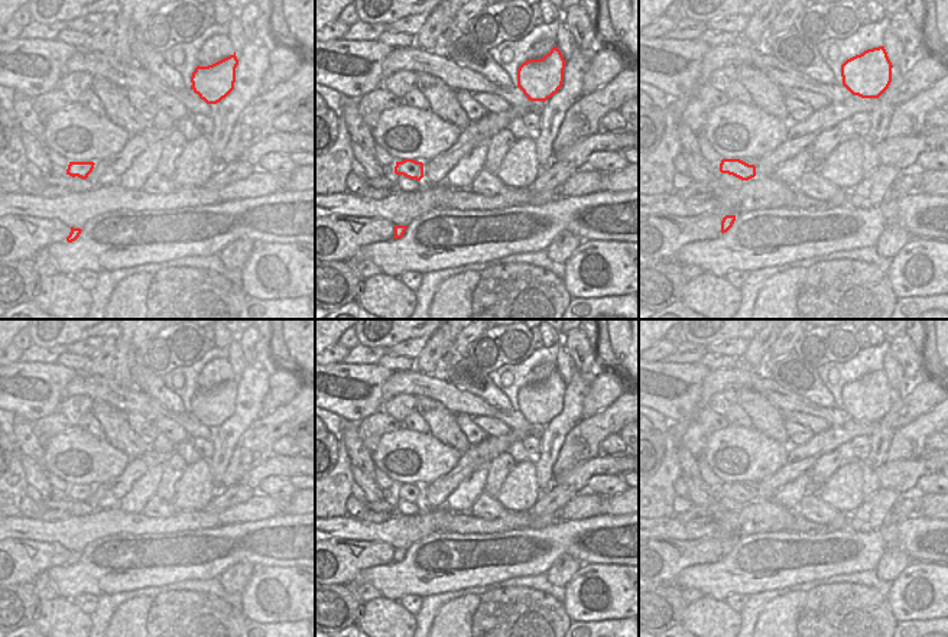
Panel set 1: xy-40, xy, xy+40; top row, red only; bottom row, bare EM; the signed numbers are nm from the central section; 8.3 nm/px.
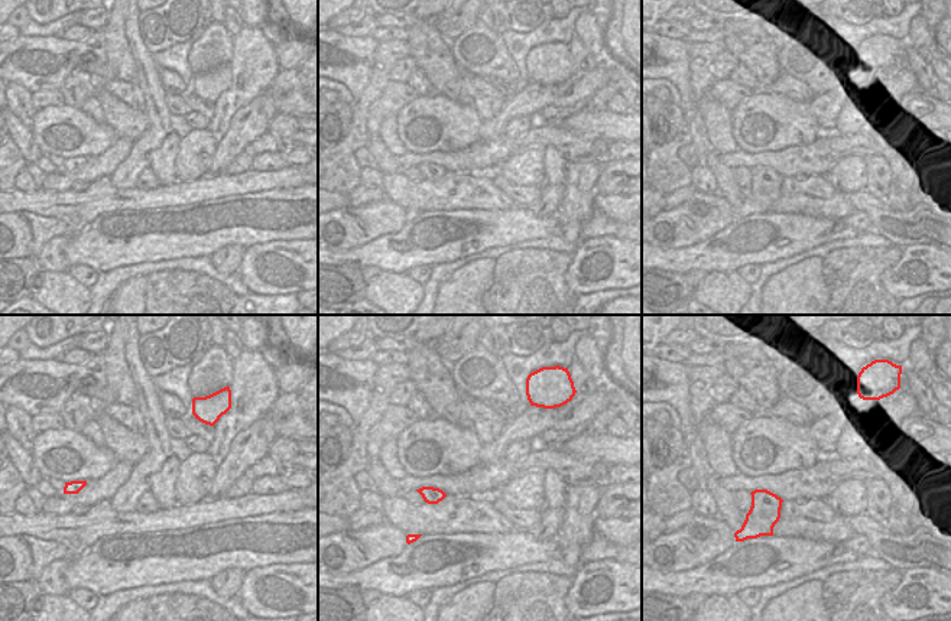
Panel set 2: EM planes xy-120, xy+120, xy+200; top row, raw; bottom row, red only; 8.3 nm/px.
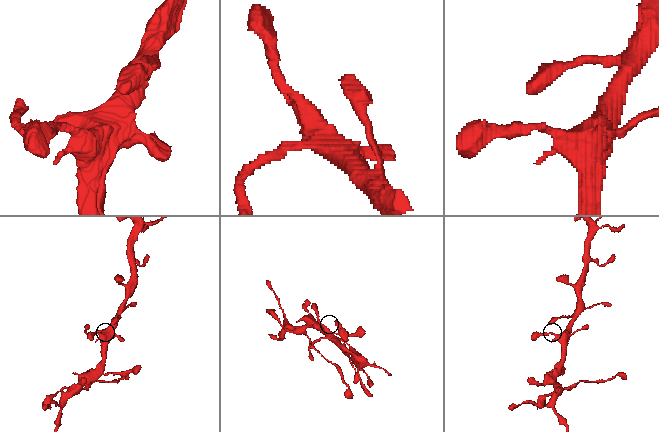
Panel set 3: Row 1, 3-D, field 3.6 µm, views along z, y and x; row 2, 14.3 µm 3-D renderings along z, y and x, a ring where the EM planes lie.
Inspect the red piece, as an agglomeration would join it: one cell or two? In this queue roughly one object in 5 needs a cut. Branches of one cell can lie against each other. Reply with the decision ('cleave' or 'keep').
keep

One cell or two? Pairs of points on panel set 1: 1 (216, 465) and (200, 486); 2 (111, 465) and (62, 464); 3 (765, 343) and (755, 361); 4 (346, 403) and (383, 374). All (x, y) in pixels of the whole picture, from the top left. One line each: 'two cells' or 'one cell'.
1: two cells
2: one cell
3: one cell
4: one cell

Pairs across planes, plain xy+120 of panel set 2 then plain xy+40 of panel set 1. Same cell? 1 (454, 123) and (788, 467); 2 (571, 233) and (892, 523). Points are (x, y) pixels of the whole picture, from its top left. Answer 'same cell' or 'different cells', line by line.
1: different cells
2: same cell

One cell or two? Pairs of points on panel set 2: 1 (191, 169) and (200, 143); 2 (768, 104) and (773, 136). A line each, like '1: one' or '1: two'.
1: one
2: one

